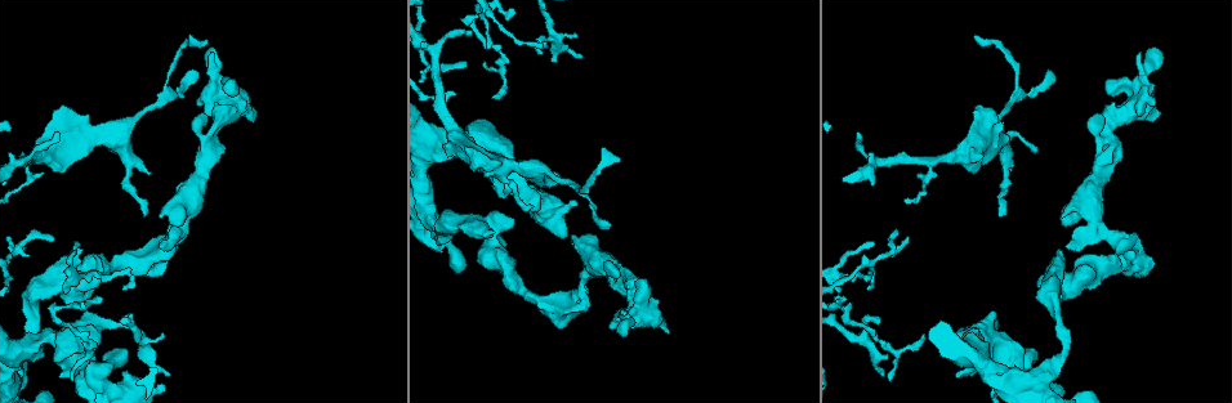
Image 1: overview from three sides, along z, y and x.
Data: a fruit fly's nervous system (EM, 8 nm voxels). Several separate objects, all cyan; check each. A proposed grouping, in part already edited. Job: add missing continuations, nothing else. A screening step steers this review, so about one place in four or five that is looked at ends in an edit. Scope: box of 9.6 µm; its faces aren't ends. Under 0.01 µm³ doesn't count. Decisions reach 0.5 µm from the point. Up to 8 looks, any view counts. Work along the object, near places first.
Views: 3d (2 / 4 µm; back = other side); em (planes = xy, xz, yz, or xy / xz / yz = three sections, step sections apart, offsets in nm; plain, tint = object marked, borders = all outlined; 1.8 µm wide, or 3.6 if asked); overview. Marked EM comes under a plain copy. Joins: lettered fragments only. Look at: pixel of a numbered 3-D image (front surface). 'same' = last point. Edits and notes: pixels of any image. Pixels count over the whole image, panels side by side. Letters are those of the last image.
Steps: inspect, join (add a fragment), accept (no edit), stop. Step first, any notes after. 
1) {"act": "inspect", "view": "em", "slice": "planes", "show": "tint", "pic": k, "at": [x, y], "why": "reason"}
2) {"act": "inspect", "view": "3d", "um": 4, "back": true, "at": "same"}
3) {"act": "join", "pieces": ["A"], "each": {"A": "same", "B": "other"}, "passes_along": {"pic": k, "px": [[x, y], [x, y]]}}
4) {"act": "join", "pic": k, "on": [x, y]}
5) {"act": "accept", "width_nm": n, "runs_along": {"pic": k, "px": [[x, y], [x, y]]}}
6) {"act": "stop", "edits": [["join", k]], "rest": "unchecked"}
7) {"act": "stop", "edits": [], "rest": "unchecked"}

{"act": "inspect", "view": "em", "slice": "planes", "show": "tint", "pic": 1, "at": [428, 220], "why": "sharp bend"}

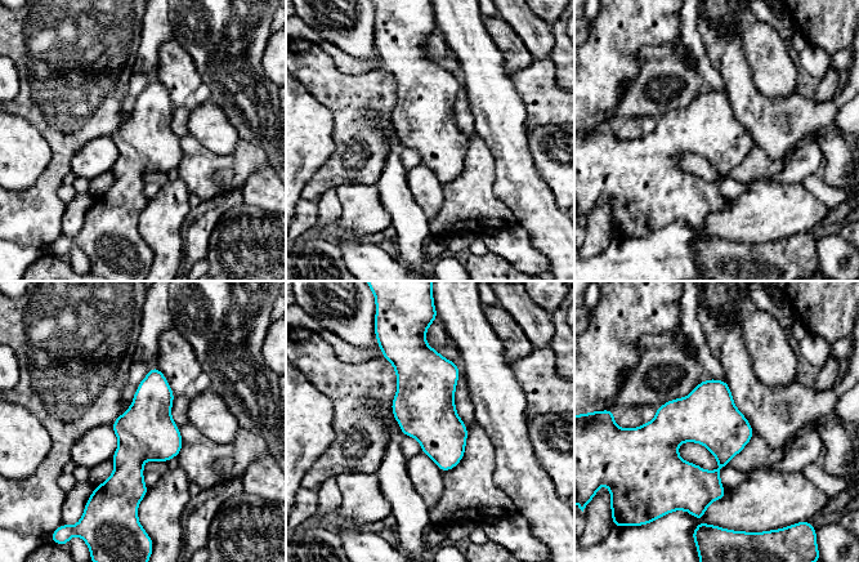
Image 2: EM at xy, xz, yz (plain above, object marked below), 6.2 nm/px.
{"act": "inspect", "view": "em", "slice": "planes", "show": "borders", "at": "same"}

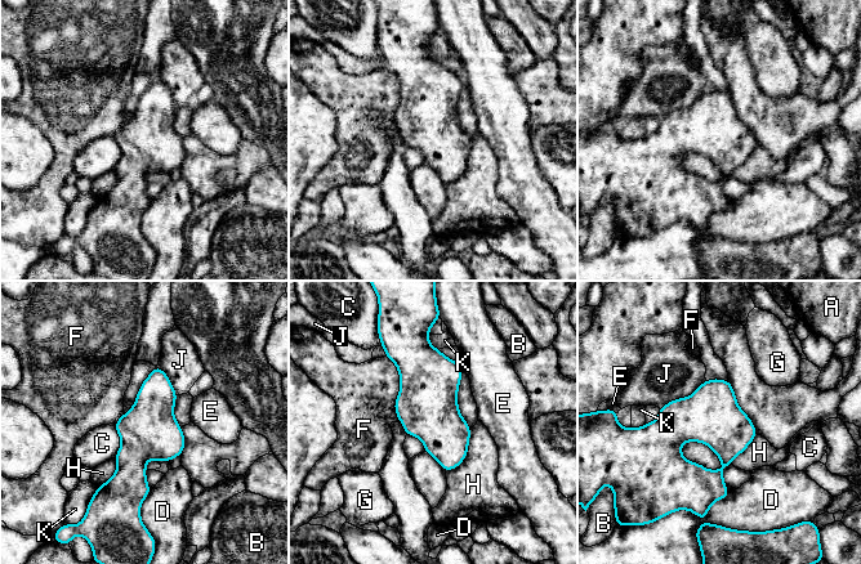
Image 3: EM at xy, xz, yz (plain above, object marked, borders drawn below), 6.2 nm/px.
{"act": "accept", "longest_contact_nm": ["F", 420], "each": {"A": "other", "B": "other", "C": "other", "D": "other", "E": "other", "F": "other", "G": "other", "H": "other", "J": "other", "K": "other"}, "border": {"pic": 3, "px": [[386, 356], [398, 374], [400, 421]]}, "found": "no lettered fragment goes on from it"}

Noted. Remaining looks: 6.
{"act": "inspect", "view": "3d", "um": 4, "pic": 1, "at": [101, 328], "why": "sudden change in width"}

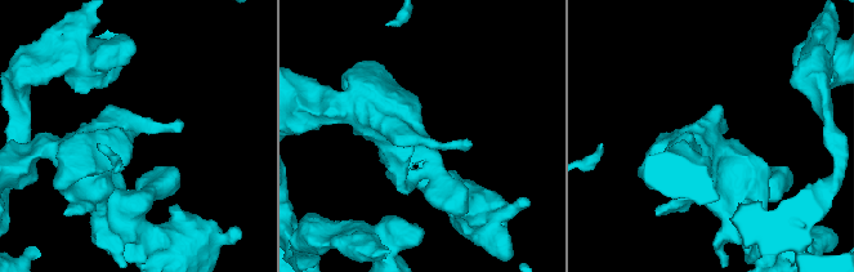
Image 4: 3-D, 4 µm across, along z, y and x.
{"act": "inspect", "view": "em", "slice": "planes", "show": "tint", "pic": 4, "at": [717, 134], "why": "now the EM"}

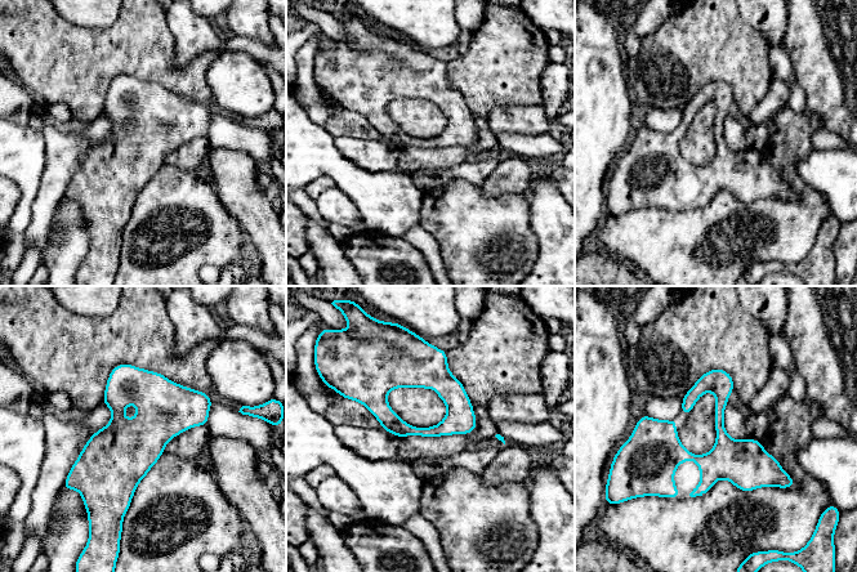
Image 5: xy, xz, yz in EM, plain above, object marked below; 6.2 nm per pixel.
{"act": "inspect", "view": "em", "slice": "planes", "show": "borders", "at": "same"}

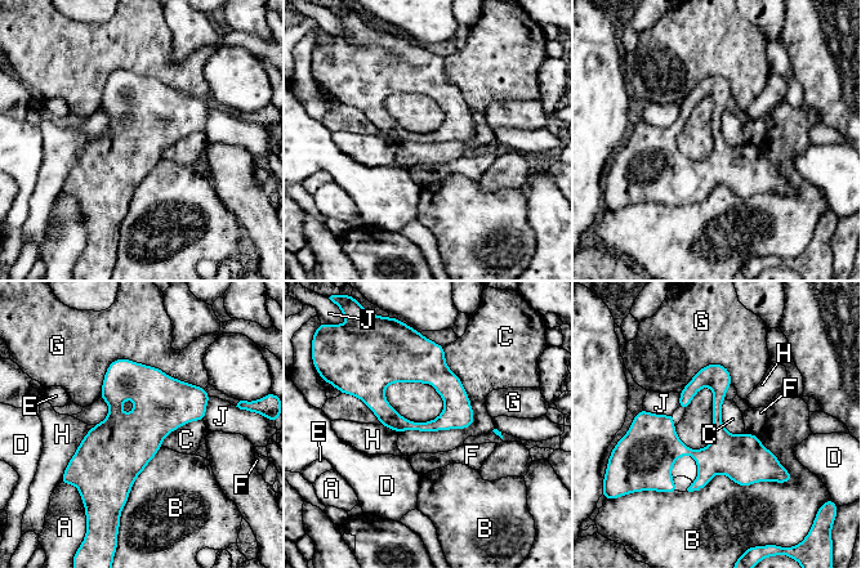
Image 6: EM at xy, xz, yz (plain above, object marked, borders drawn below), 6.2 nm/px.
{"act": "accept", "longest_contact_nm": ["G", 650], "each": {"A": "other", "B": "other", "C": "other", "D": "other", "E": "other", "F": "other", "G": "other", "H": "other", "J": "other"}, "border": {"pic": 6, "px": [[444, 347], [473, 423], [398, 433]]}, "found": "none of them fits"}

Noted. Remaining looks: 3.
{"act": "inspect", "view": "em", "slice": "planes", "show": "borders", "pic": 1, "at": [624, 332], "why": "an open end"}

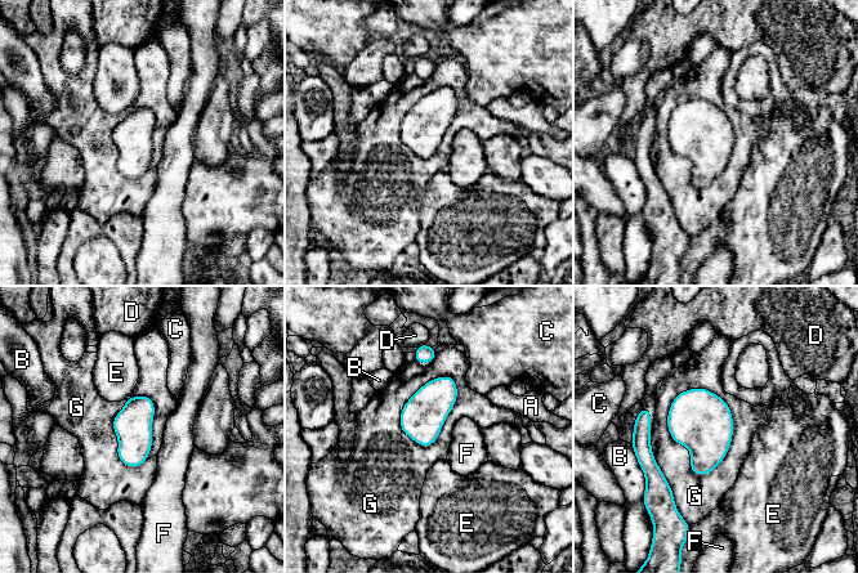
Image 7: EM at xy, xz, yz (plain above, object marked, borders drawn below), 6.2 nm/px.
{"act": "accept", "width_nm": 240, "each": {"A": "other", "B": "other", "C": "other", "D": "other", "E": "other", "F": "other", "G": "other"}, "border": {"pic": 7, "px": [[695, 386], [667, 432], [698, 477]]}, "found": "none of them fits"}

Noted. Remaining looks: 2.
{"act": "stop", "edits": [], "rest": "unchecked"}

